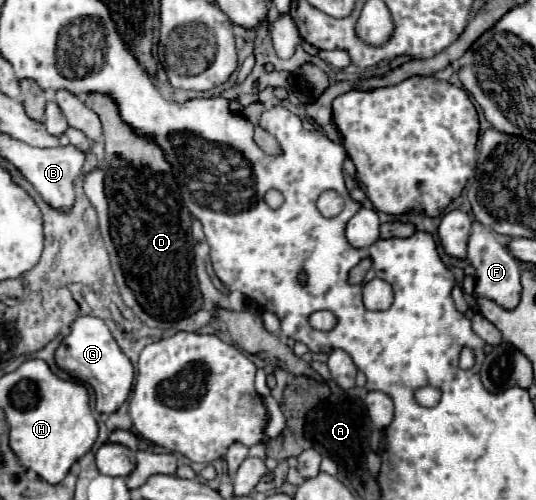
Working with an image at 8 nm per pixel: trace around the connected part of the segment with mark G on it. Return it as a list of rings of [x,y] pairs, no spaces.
[[[79,316],[71,324],[69,334],[61,340],[61,344],[55,350],[55,362],[71,378],[85,382],[93,388],[97,398],[97,412],[111,414],[119,410],[131,394],[131,386],[135,378],[133,366],[129,358],[119,350],[107,324],[97,316]]]

